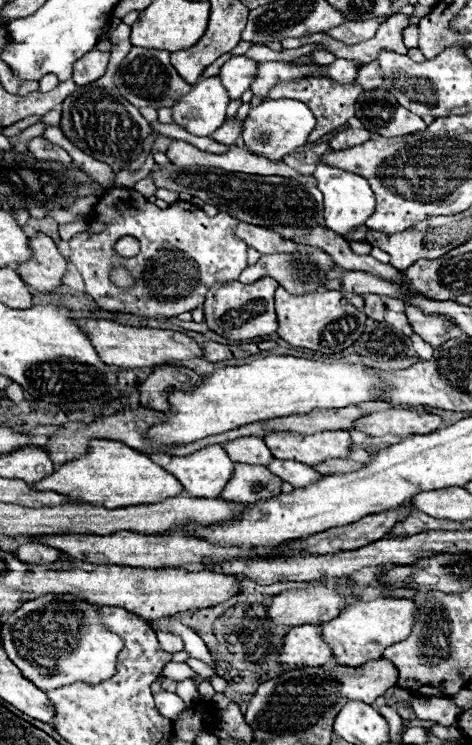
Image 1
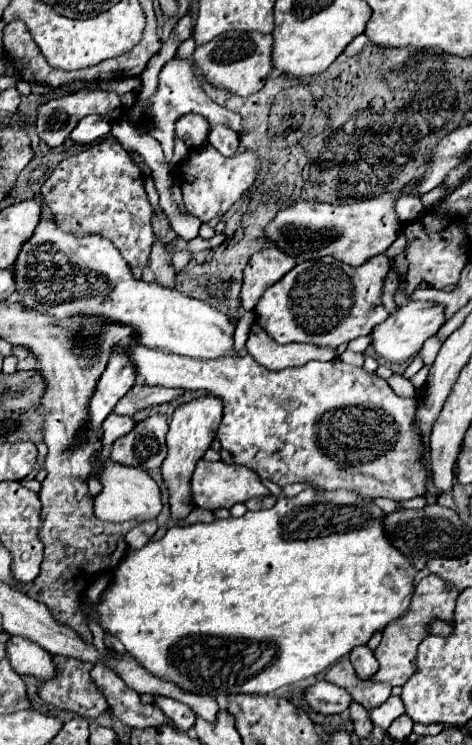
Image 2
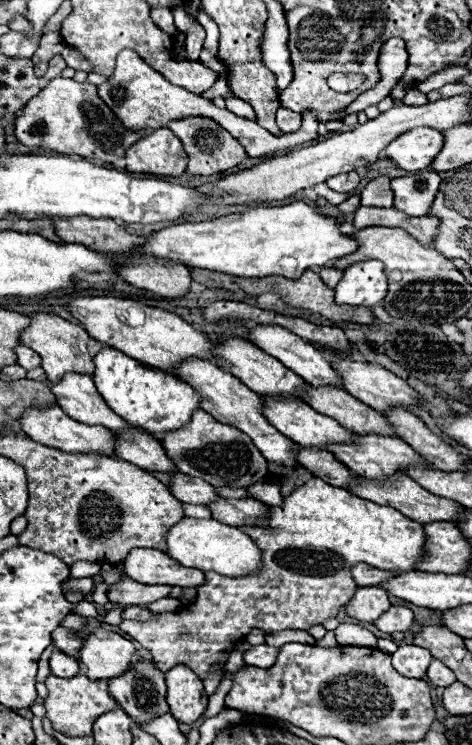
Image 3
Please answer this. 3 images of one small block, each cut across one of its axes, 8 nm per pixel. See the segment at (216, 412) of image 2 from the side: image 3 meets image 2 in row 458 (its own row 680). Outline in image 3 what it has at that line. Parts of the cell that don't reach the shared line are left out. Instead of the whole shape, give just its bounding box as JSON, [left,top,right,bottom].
[166,664,208,724]

